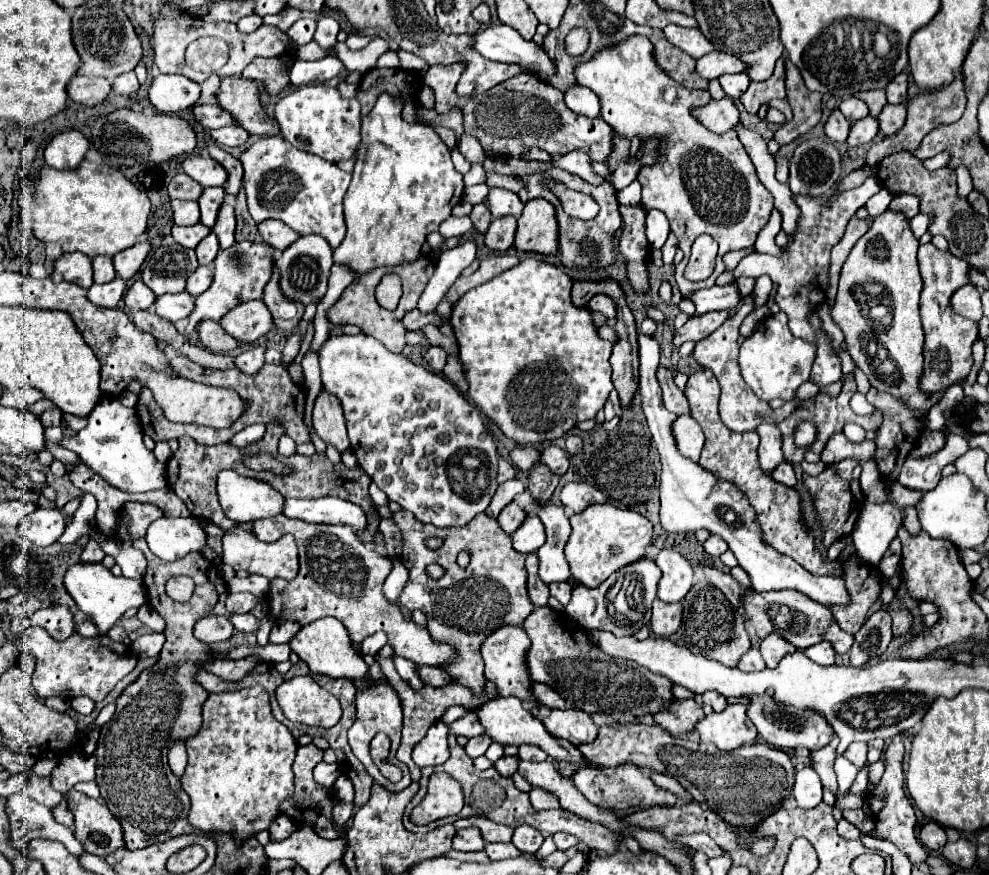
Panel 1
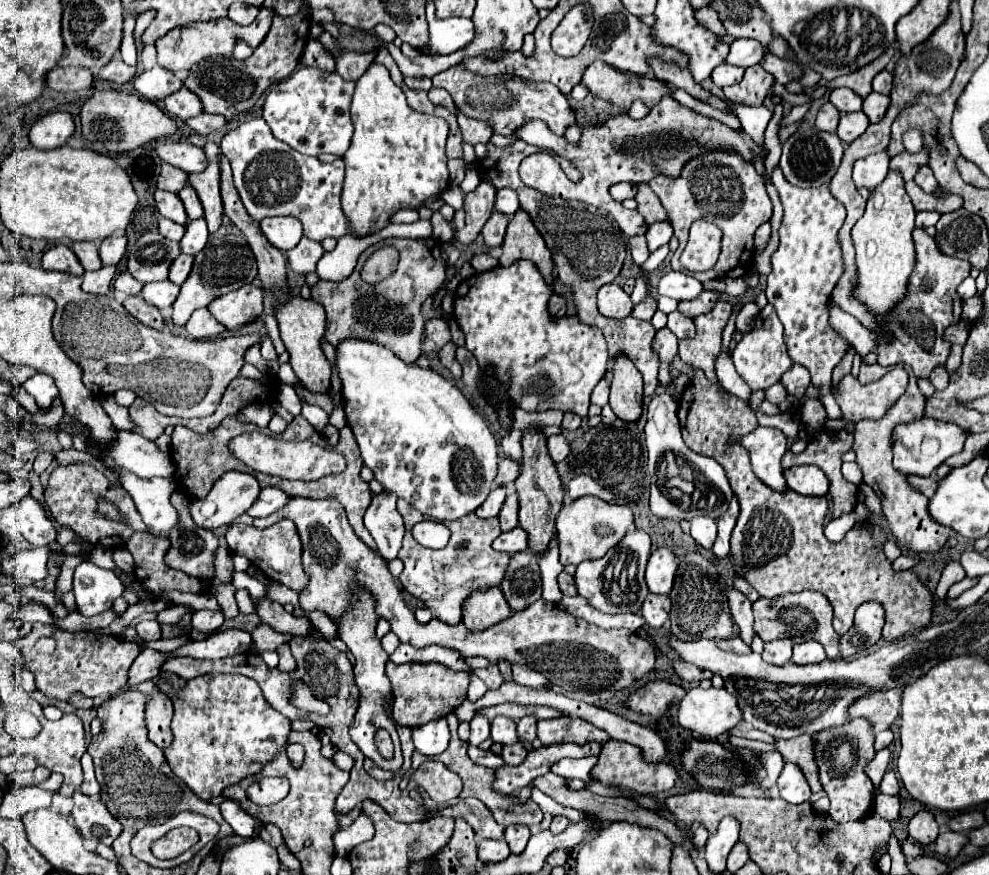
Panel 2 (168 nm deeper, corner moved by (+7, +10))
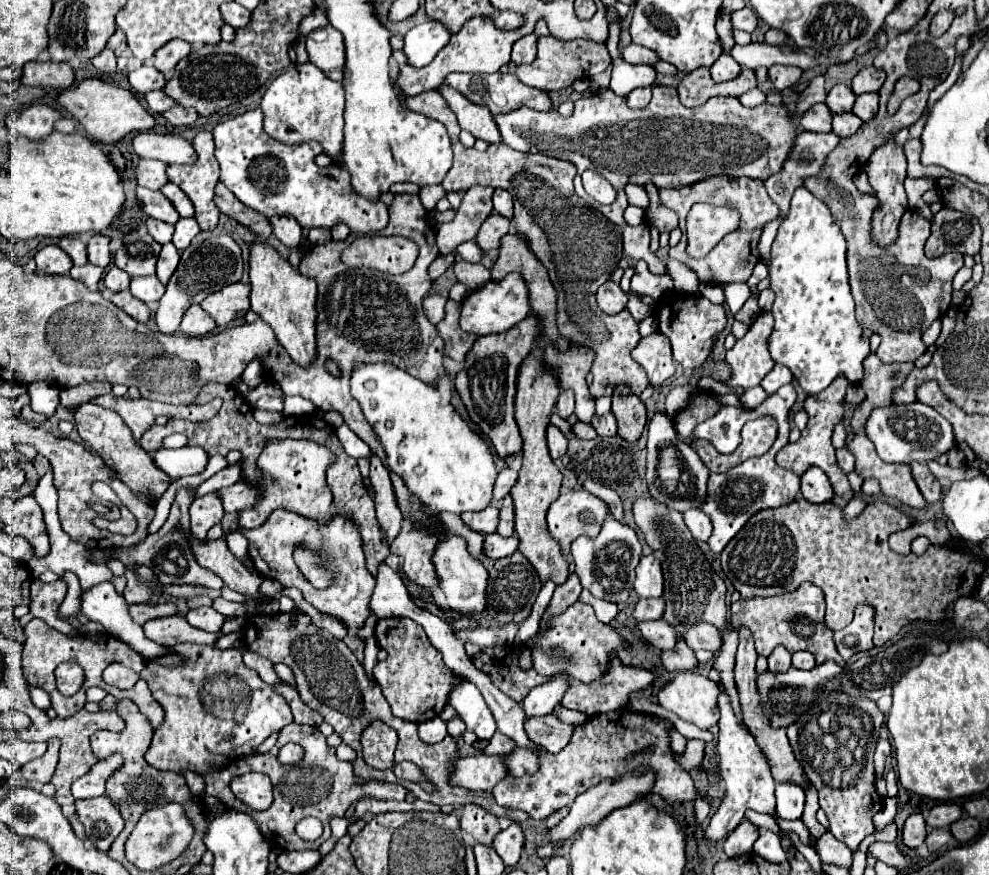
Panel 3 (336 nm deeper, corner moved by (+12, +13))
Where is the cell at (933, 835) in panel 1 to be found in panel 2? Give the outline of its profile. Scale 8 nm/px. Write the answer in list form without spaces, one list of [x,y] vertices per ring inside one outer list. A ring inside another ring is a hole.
[[[920,810],[920,812],[910,820],[908,832],[910,832],[910,836],[912,836],[918,844],[922,844],[922,846],[932,844],[932,842],[938,838],[938,824],[936,824],[936,820],[934,820],[934,814],[928,812],[928,810]]]

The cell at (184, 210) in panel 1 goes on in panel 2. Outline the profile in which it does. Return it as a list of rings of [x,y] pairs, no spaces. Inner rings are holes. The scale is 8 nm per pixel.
[[[156,190],[154,192],[154,198],[156,198],[156,208],[158,208],[158,212],[164,218],[168,218],[172,222],[178,222],[178,224],[188,222],[188,216],[182,210],[182,200],[178,198],[178,194],[170,194],[170,192]]]

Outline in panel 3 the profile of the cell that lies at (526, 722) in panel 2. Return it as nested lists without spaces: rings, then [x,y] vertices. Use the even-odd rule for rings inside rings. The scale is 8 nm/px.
[[[557,675],[547,683],[543,683],[541,687],[533,687],[533,691],[529,691],[529,695],[523,701],[525,715],[539,717],[553,713],[553,709],[561,703],[567,689],[569,689],[569,681],[565,675]]]

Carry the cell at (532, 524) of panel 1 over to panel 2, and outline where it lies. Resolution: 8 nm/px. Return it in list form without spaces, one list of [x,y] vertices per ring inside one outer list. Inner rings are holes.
[[[516,526],[514,530],[510,530],[506,534],[500,534],[494,540],[492,546],[494,546],[494,550],[516,554],[520,550],[528,550],[528,534],[526,534],[526,530],[522,530],[520,526]]]

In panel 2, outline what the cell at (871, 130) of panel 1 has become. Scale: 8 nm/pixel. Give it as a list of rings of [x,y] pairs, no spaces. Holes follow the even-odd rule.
[[[850,112],[850,114],[842,114],[840,124],[838,124],[838,138],[842,142],[852,142],[856,140],[860,134],[864,134],[864,130],[868,128],[870,120],[866,118],[864,112]]]

